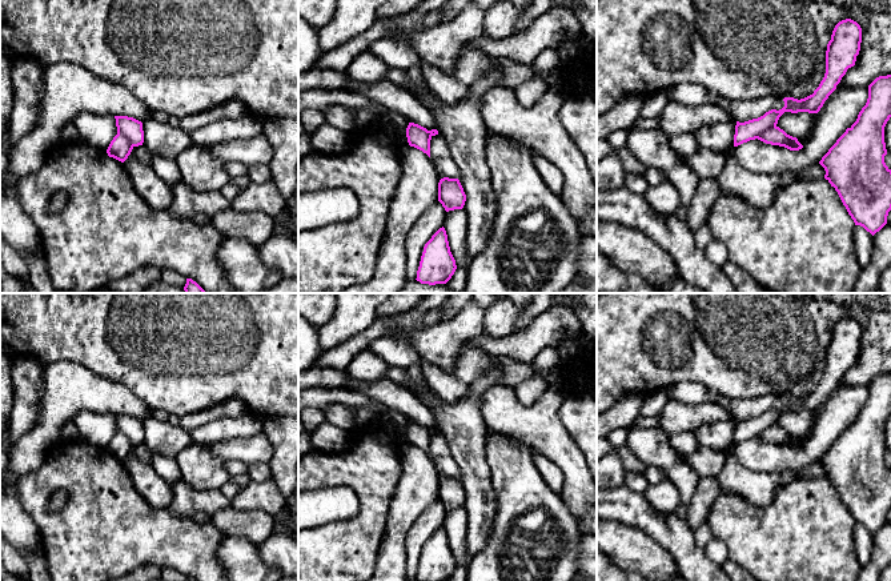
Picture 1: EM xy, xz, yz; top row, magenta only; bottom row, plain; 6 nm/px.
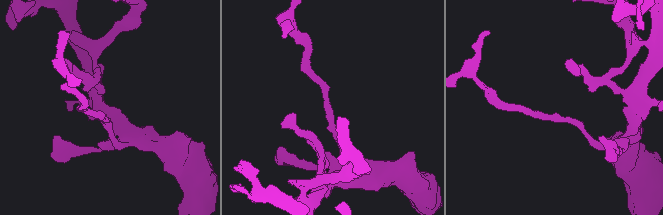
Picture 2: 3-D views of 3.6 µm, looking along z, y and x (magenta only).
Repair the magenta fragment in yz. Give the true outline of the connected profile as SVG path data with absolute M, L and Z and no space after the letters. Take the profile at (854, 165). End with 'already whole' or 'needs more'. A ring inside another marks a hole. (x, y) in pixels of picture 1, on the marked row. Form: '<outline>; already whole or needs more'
M887 75L868 85L868 99L856 121L819 161L855 225L872 236L887 224L891 211L891 169L884 163L884 127L890 117L891 75Z; already whole

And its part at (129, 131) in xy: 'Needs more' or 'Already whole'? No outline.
Already whole

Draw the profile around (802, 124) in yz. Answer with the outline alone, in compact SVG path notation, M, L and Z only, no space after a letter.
M784 112L779 120L776 127L783 129L787 135L792 137L803 137L807 141L811 140L815 129L815 117L814 113L808 112Z

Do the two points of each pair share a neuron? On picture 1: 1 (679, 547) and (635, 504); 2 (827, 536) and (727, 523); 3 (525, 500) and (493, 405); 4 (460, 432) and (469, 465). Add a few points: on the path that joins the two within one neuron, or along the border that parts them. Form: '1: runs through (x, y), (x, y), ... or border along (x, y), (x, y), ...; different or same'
1: runs through (669, 536), (646, 515); same
2: runs through (802, 536), (753, 535); same
3: border along (489, 428), (504, 435); different
4: runs through (466, 440), (469, 457); same

